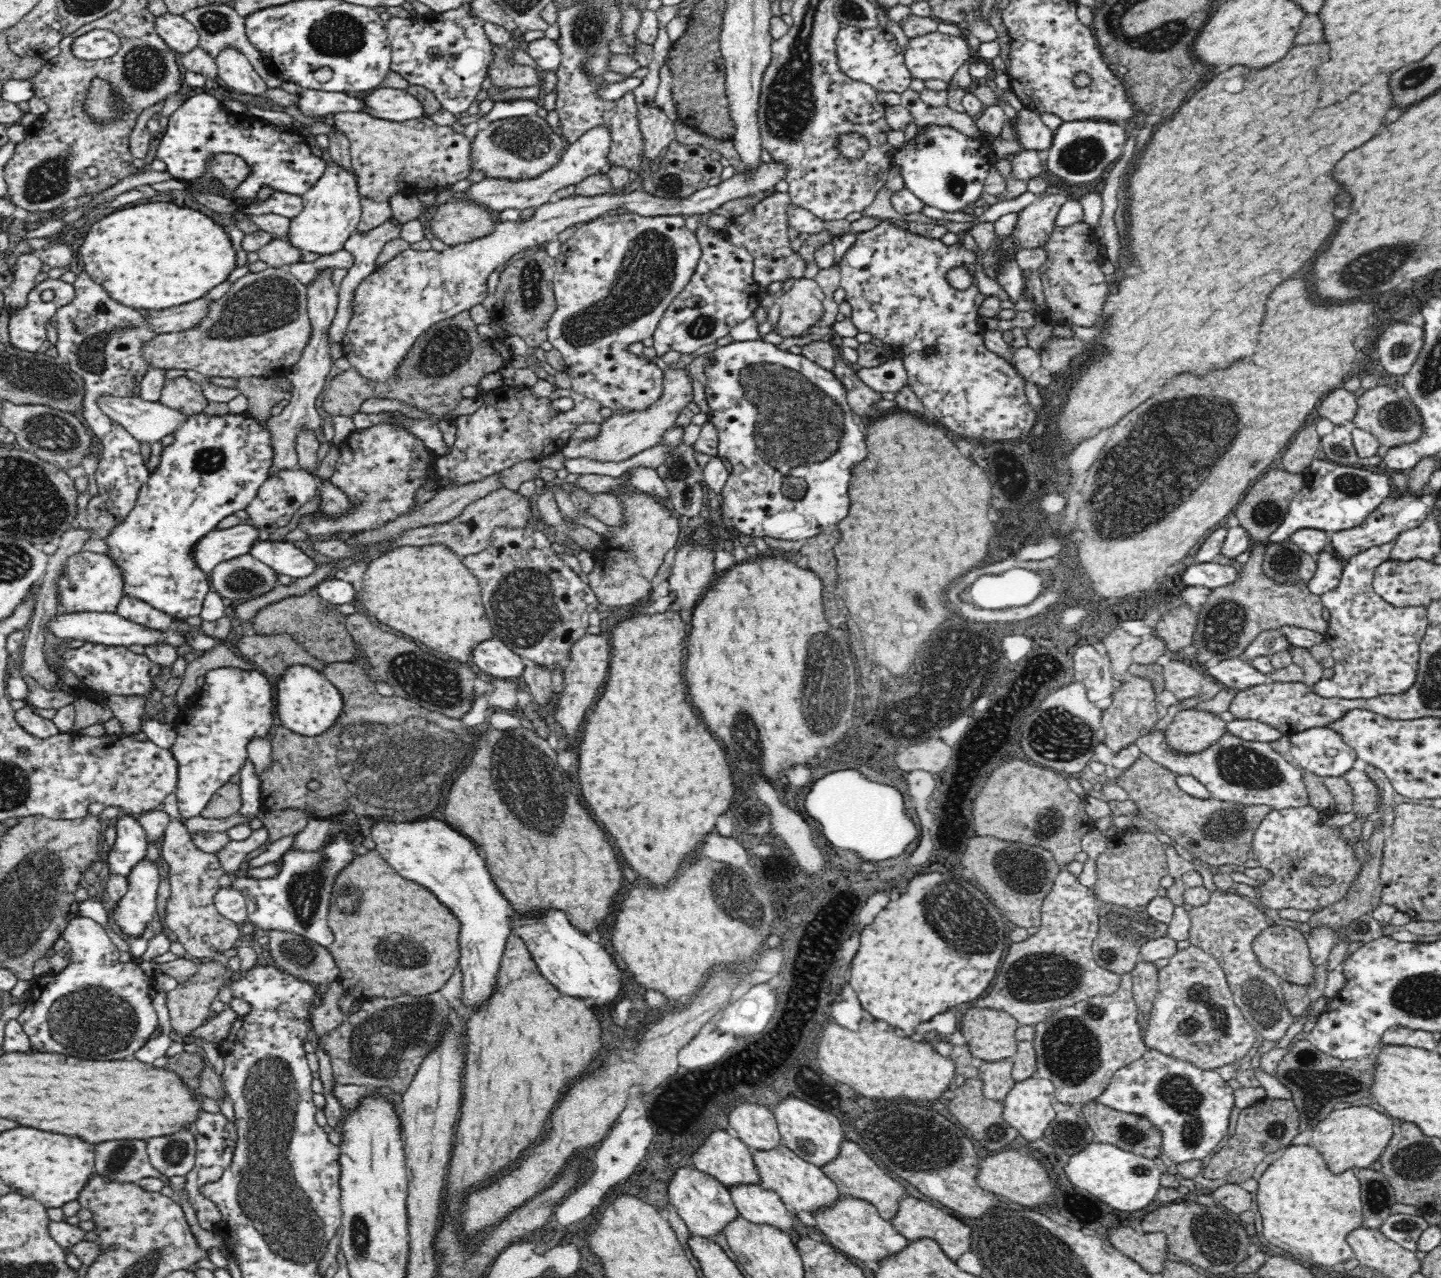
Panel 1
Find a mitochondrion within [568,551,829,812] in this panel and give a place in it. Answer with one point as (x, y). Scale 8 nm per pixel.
(746, 748)

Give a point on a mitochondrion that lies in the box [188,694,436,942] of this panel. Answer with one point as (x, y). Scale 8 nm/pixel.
(306, 892)

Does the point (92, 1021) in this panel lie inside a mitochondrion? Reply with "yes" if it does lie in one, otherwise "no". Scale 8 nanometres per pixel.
yes

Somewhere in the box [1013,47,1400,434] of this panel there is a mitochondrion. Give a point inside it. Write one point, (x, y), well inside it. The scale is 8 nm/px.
(1086, 155)

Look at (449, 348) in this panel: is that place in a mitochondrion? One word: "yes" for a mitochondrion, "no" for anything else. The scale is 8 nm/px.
yes

